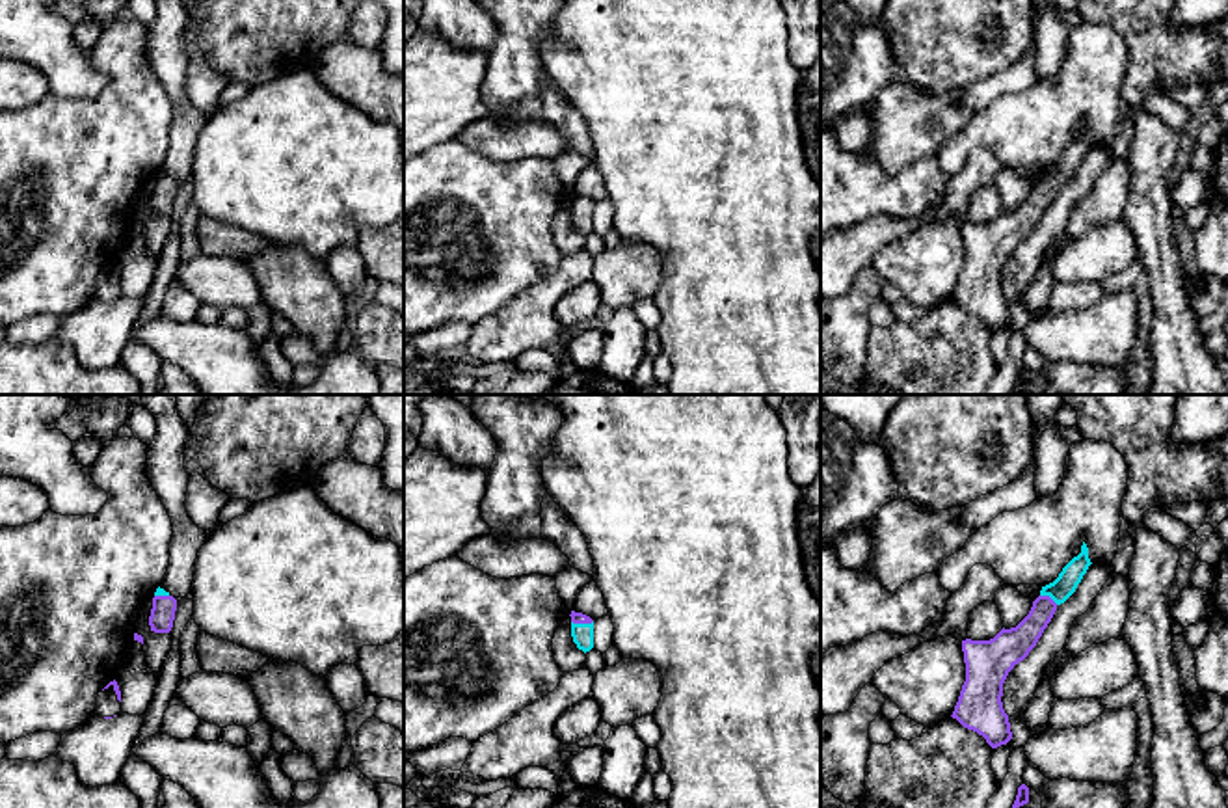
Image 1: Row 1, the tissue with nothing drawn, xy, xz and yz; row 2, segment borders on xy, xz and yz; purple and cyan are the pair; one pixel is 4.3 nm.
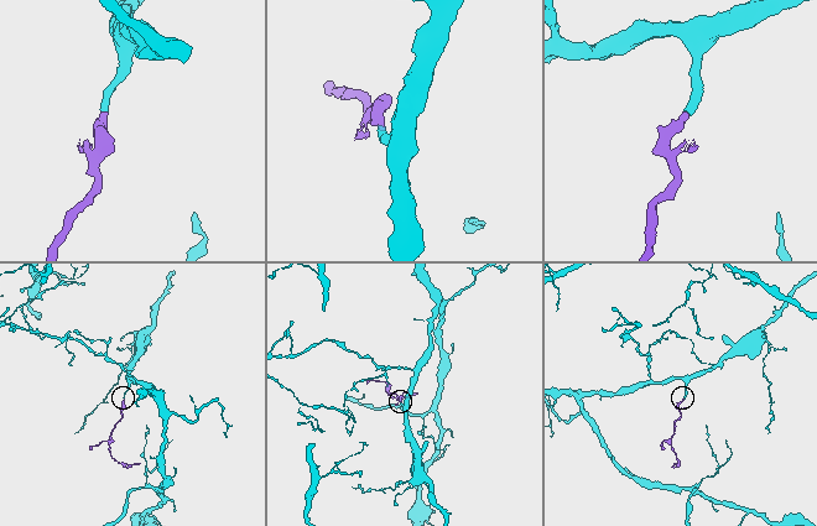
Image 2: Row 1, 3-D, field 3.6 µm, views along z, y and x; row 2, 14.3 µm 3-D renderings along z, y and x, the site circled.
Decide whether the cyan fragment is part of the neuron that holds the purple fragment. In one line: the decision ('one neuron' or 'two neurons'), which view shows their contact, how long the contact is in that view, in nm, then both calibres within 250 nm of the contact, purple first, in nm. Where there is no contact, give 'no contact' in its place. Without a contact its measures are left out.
one neuron | xz | 100 nm | 50/100 nm

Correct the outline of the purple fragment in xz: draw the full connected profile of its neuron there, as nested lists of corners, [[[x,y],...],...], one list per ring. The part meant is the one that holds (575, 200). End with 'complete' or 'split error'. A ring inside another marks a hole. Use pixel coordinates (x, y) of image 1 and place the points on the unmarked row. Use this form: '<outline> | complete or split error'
[[[571,194],[571,220],[584,236],[594,231],[594,203],[582,195]]] | split error

